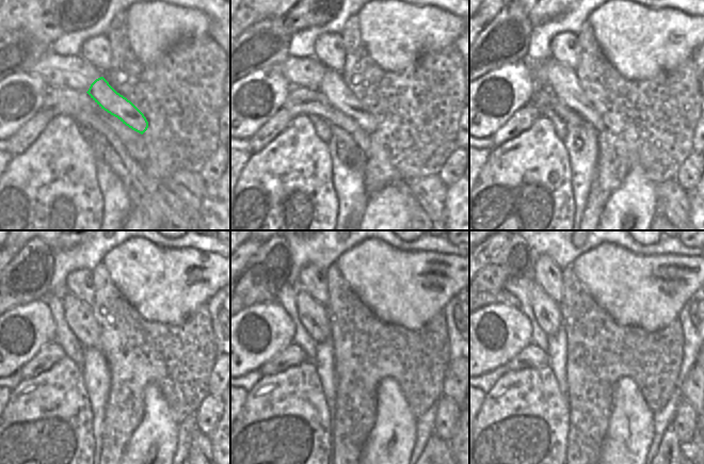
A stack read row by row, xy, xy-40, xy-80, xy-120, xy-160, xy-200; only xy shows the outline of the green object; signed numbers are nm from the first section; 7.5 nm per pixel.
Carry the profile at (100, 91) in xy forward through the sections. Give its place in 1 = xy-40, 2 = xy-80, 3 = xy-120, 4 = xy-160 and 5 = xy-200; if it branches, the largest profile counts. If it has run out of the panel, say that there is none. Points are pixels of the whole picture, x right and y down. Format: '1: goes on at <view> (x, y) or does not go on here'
1: goes on at xy-40 (332, 85)
2: goes on at xy-80 (563, 81)
3: goes on at xy-120 (79, 317)
4: goes on at xy-160 (314, 317)
5: goes on at xy-200 (547, 313)

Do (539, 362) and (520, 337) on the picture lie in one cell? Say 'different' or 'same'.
different

